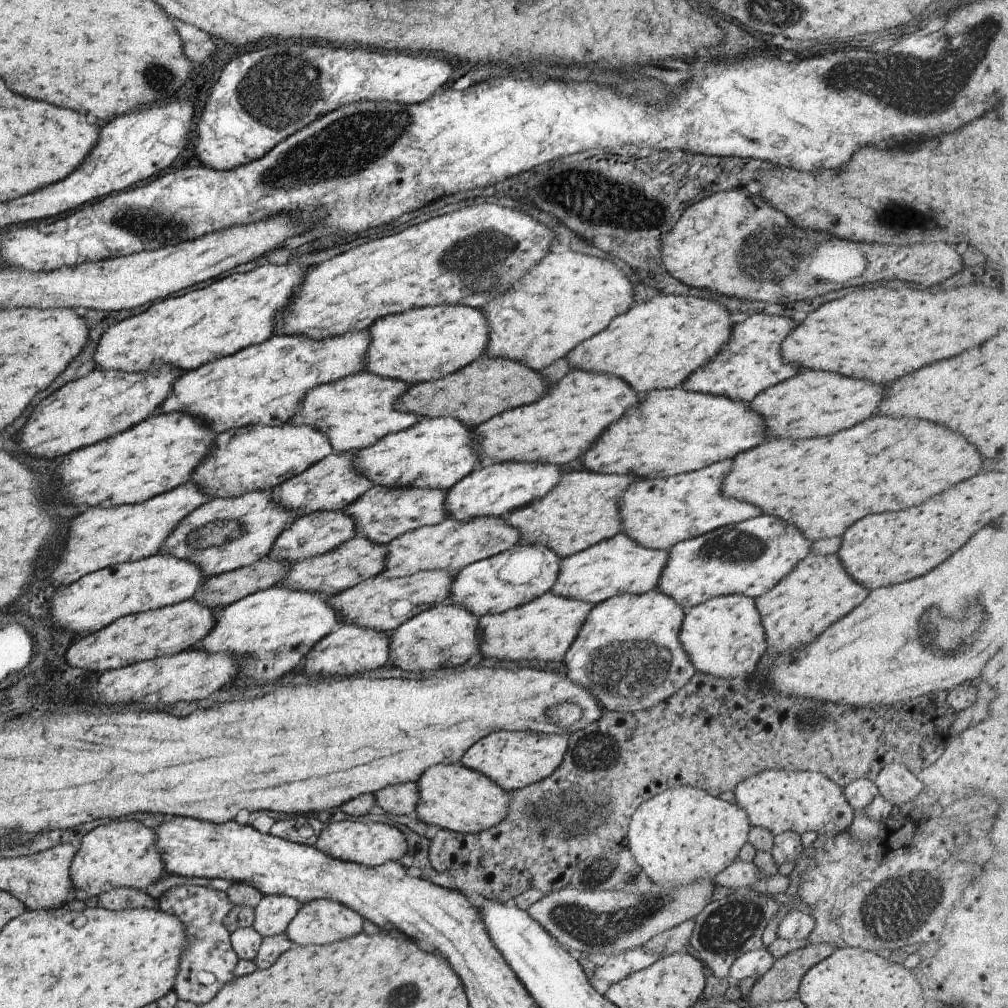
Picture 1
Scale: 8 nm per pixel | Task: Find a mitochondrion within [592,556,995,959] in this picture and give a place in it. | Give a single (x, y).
(887, 911)

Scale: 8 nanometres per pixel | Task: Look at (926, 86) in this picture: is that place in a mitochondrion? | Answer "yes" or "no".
yes

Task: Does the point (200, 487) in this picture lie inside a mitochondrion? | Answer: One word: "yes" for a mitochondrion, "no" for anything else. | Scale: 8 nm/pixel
no

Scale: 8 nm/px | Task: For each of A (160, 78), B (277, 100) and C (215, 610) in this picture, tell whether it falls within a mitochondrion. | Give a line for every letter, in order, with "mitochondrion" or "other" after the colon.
A: mitochondrion
B: mitochondrion
C: other

